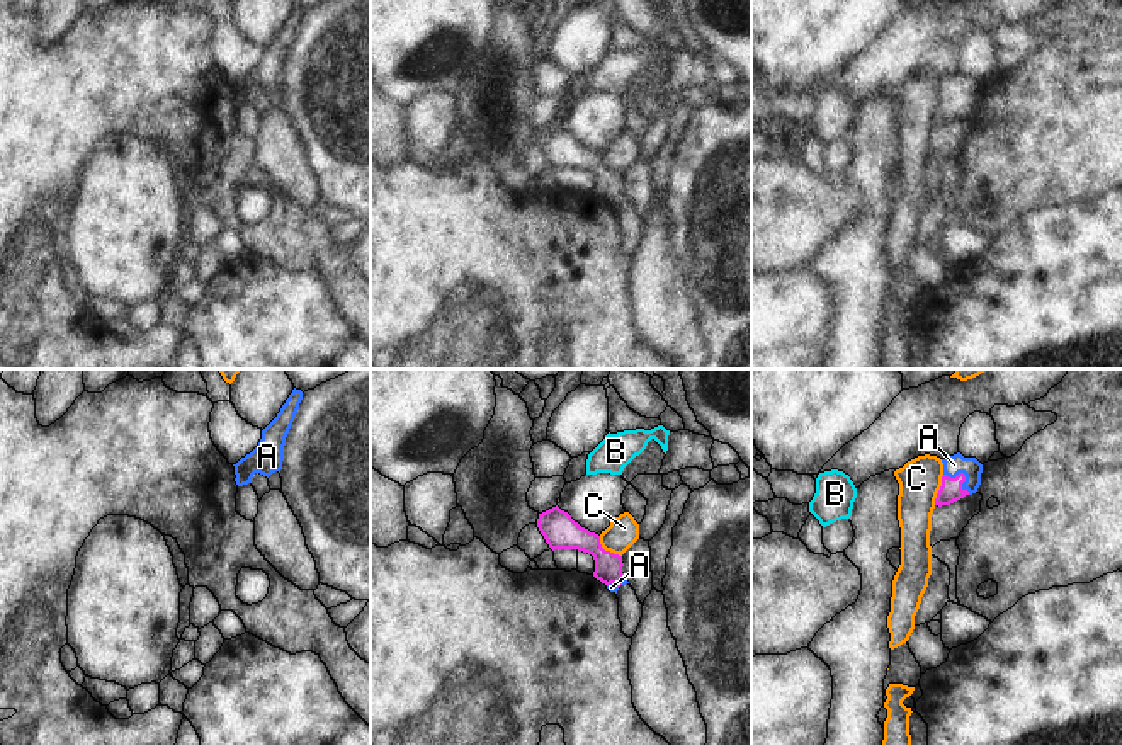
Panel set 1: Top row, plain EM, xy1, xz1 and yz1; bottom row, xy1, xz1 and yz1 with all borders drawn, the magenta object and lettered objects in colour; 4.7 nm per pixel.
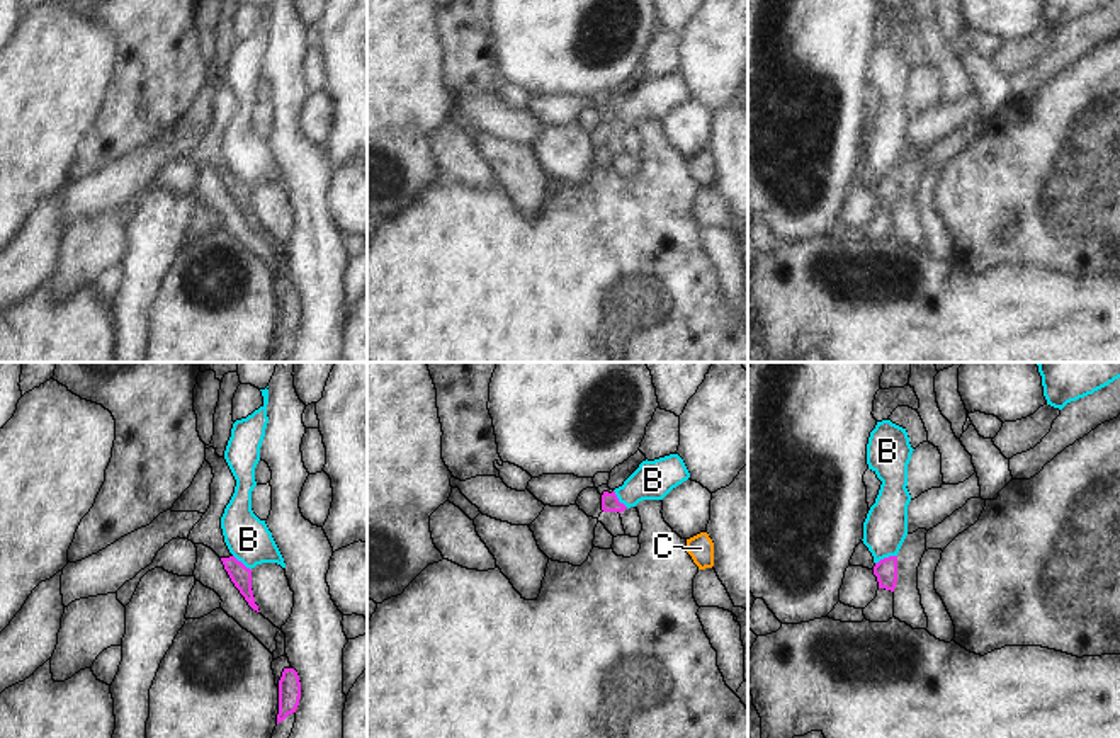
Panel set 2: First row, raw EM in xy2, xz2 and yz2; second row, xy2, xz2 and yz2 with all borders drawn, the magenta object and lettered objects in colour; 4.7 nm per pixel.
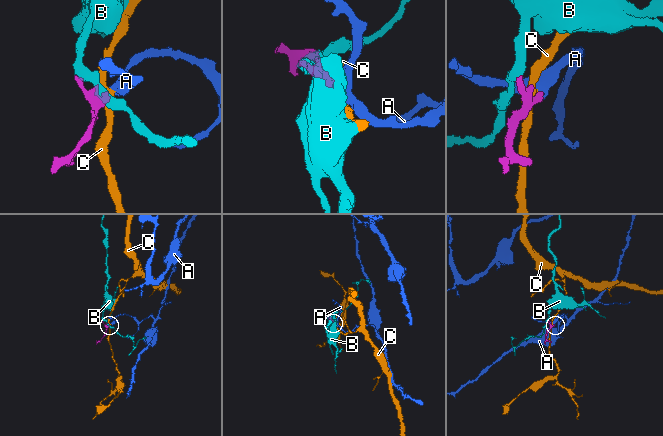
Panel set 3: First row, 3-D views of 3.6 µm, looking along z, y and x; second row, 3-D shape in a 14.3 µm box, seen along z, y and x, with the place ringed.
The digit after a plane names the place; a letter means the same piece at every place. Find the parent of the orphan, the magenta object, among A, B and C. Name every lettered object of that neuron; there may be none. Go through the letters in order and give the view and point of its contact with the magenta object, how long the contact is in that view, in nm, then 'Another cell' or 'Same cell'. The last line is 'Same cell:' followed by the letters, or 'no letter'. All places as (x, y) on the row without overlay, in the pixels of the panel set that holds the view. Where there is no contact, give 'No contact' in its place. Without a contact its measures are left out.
A: Touches magenta at yz1 (964, 94). Shared border 160 nm. Same cell
B: Touches magenta at yz2 (886, 177). Shared border 110 nm. Another cell
C: Touches magenta at xz1 (607, 170). Shared border 150 nm. Another cell
Same cell: A.

